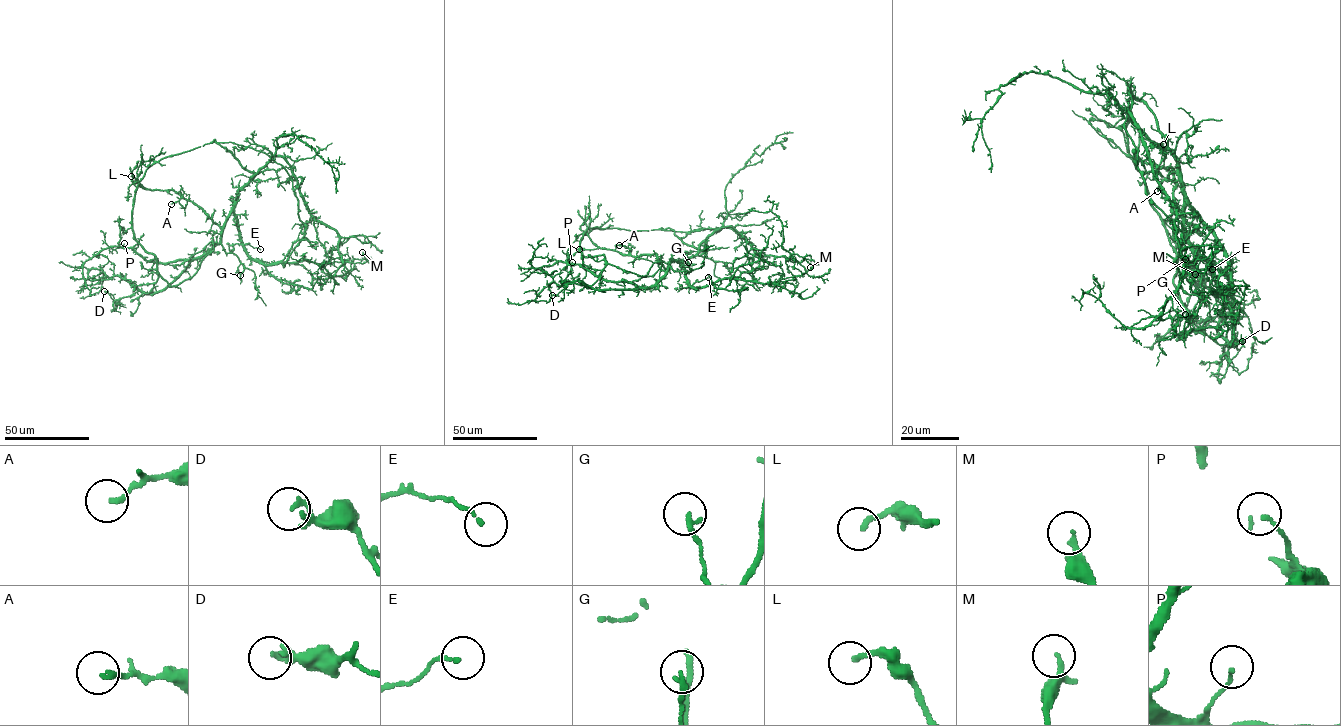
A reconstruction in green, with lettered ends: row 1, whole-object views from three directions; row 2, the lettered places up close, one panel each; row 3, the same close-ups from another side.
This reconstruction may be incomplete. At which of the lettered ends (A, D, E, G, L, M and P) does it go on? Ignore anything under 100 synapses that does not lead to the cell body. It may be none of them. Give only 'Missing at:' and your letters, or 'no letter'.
Missing at: no letter

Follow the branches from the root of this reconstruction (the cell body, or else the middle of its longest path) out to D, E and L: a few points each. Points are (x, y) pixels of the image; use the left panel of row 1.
D: (250, 179), (239, 192), (221, 240), (193, 259), (165, 287), (151, 293), (136, 291), (117, 302), (104, 291)
E: (250, 179), (239, 192), (234, 216), (241, 241), (260, 249)
L: (250, 179), (239, 192), (237, 201), (221, 227), (197, 205), (173, 190), (148, 189), (131, 176)

